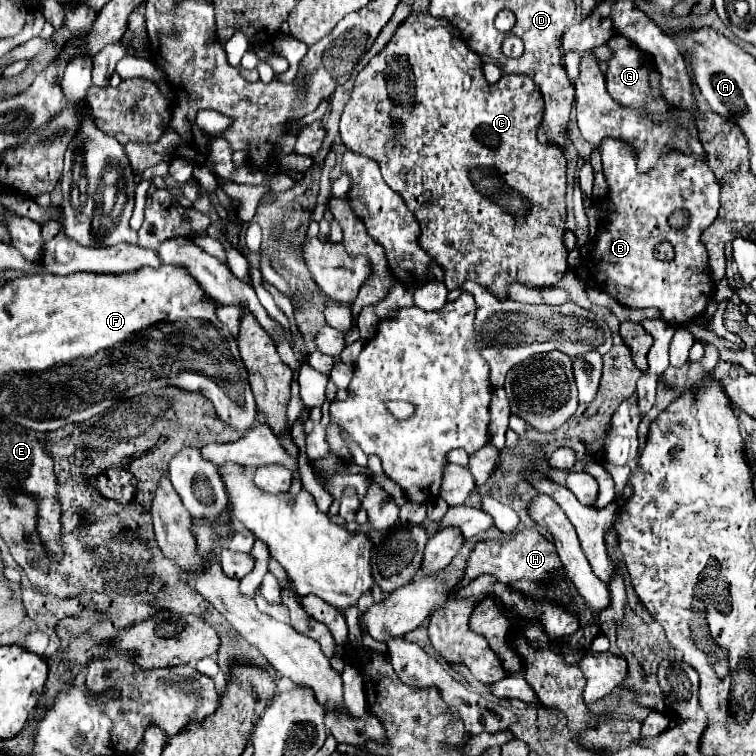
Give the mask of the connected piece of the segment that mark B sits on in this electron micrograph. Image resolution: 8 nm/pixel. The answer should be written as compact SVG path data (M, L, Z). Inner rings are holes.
M604 138L600 150L602 150L602 174L608 184L606 202L610 204L610 214L606 216L606 220L600 222L598 234L588 252L588 264L584 264L588 278L592 278L598 286L602 286L602 290L610 298L614 298L620 306L640 310L658 308L660 320L664 320L670 326L686 326L698 320L714 298L714 280L710 274L710 262L700 238L704 228L708 228L716 220L720 208L718 202L720 186L716 182L714 172L702 160L690 154L682 154L678 150L670 150L658 158L656 166L648 174L638 174L636 168L638 150L632 148L628 142L616 138ZM676 210L688 210L688 224L684 224L682 228L674 228L668 222L668 218ZM660 242L672 244L674 258L670 262L658 260L654 256L656 244Z

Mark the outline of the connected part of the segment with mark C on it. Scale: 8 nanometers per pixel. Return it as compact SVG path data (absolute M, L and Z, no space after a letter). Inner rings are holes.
M410 12L408 18L400 24L400 28L394 32L390 42L384 46L384 50L380 54L376 54L368 62L368 66L356 76L356 82L354 82L354 88L352 88L352 96L350 96L348 104L344 106L344 112L342 112L342 118L340 118L340 136L342 136L342 142L352 152L368 156L368 158L378 162L384 182L396 194L400 194L402 200L406 202L406 206L414 212L414 218L420 224L420 246L432 256L434 262L438 262L444 268L444 284L446 284L448 290L456 290L464 280L474 280L474 282L490 288L494 292L494 296L506 298L506 284L510 284L510 282L520 282L520 284L532 286L532 288L552 286L568 270L568 266L566 266L568 250L562 244L562 232L566 228L564 226L564 216L566 216L566 204L564 204L564 196L566 196L566 158L564 158L564 154L562 154L562 150L558 146L554 146L554 144L542 146L538 142L538 126L542 124L542 116L544 116L542 94L538 92L538 86L528 76L502 76L498 82L490 84L484 78L484 74L482 74L482 58L470 48L468 38L464 38L456 26L452 26L450 22L446 22L442 18L434 18L430 14L424 14L424 12ZM390 56L404 56L404 58L408 58L408 64L406 62L402 62L402 64L412 68L412 72L416 74L416 80L414 80L416 94L414 94L412 108L398 108L388 98L388 84L386 84L384 78L386 78L388 58ZM498 186L506 186L508 192L514 192L520 198L528 200L530 208L526 212L510 212L510 210L502 208L500 202L504 202L502 200L504 198L504 188L498 190Z

